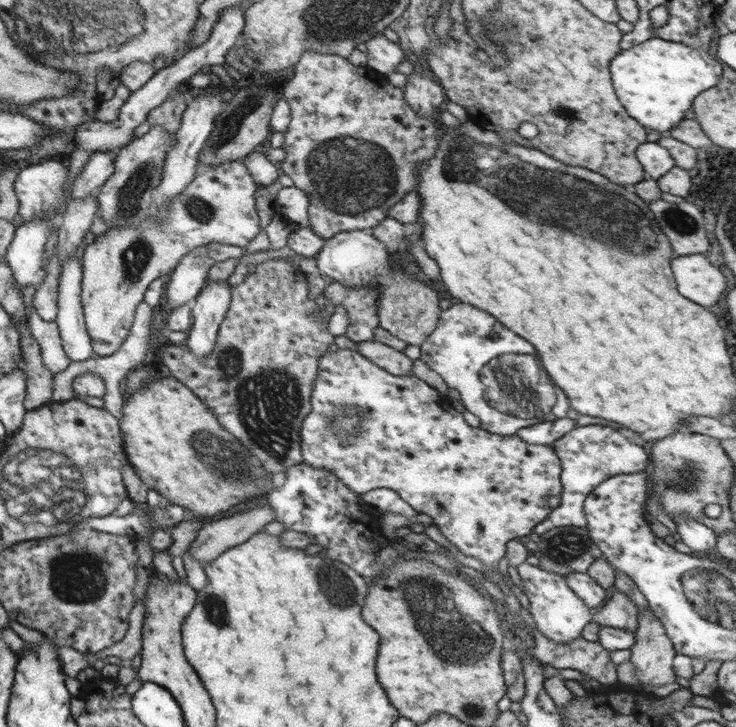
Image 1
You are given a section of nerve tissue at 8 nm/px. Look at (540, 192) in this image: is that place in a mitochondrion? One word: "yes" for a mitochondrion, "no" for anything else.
yes

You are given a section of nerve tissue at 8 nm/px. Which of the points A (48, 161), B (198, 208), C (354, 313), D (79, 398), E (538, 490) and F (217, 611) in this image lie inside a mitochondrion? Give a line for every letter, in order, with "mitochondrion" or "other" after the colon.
A: other
B: mitochondrion
C: other
D: other
E: other
F: mitochondrion

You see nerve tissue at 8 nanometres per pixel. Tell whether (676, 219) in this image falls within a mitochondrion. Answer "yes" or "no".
yes

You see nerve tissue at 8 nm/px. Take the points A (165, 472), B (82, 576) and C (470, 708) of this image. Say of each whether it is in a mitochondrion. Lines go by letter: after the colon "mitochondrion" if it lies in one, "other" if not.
A: other
B: mitochondrion
C: mitochondrion

